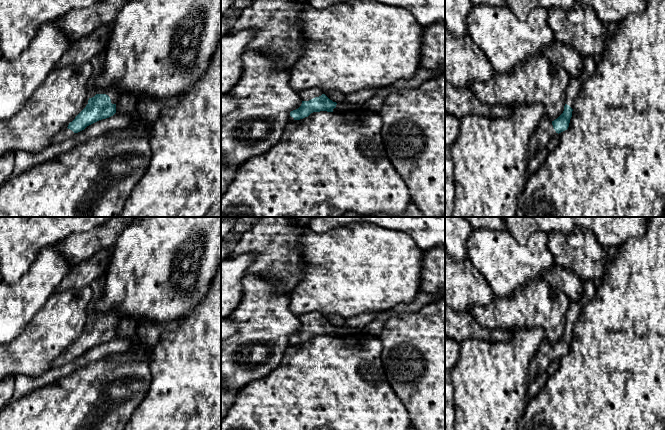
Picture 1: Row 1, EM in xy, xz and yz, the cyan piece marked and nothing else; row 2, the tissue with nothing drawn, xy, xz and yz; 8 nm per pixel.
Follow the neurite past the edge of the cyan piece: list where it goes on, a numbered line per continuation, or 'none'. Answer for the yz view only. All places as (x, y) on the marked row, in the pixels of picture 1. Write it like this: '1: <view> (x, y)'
1: yz (575, 84)
2: yz (544, 131)

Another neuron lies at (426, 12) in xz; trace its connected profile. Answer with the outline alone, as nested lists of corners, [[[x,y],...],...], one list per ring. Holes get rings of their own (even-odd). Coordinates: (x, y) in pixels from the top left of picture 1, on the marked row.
[[[368,0],[408,10],[423,27],[445,21],[445,0]]]

